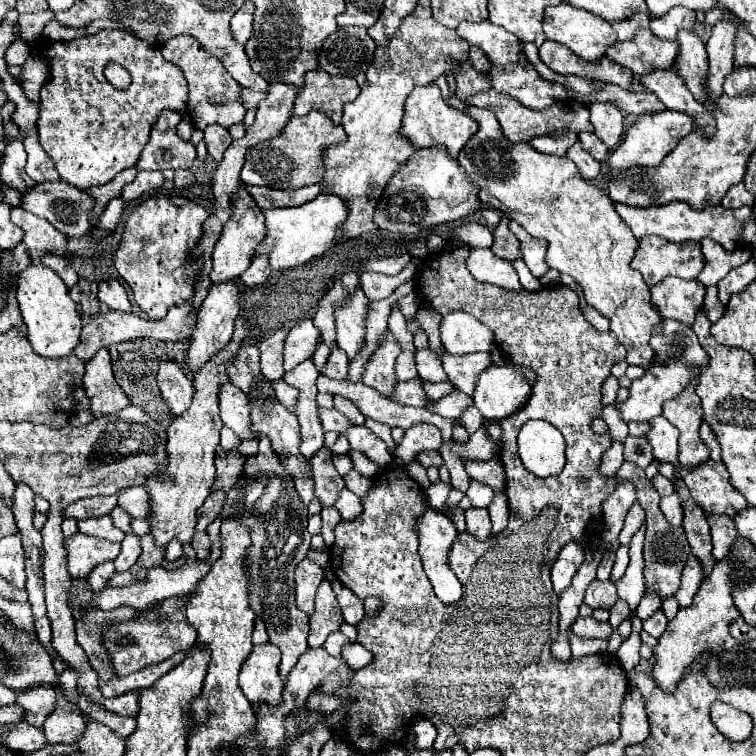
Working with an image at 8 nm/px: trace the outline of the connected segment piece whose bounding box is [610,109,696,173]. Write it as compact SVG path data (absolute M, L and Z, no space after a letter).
M660 111L660 113L652 113L652 115L642 115L642 119L638 119L626 133L626 139L618 145L618 149L614 149L614 153L610 155L610 169L612 173L618 173L620 169L628 169L632 165L656 165L664 159L666 153L670 153L680 137L686 137L692 129L696 127L694 119L684 115L682 111Z

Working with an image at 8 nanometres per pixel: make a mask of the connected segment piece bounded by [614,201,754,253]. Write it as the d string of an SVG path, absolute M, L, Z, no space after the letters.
M674 201L668 205L660 205L660 207L628 207L622 203L614 203L616 213L622 217L622 221L632 229L636 239L642 239L646 235L658 235L664 237L668 241L674 243L682 243L682 241L702 241L704 237L710 237L714 241L718 241L728 253L732 253L736 249L736 245L740 243L740 227L746 219L754 219L752 207L740 207L740 209L724 209L724 207L704 207L702 211L692 209L688 203L682 201Z

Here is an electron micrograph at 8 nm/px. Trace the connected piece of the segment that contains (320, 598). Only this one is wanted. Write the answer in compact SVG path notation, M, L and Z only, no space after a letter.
M330 581L320 583L318 593L316 593L316 603L314 603L314 615L310 617L310 637L308 645L318 649L324 645L326 637L334 631L340 629L344 623L344 617L340 615L340 607L336 603L336 595L332 591Z

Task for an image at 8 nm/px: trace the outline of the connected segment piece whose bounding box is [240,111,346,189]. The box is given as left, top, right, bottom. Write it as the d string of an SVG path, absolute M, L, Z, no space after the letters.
M310 111L304 117L292 117L278 137L248 149L246 163L240 173L242 183L264 185L272 189L298 189L312 185L322 177L322 149L340 141L346 141L344 129L334 125L322 111Z

